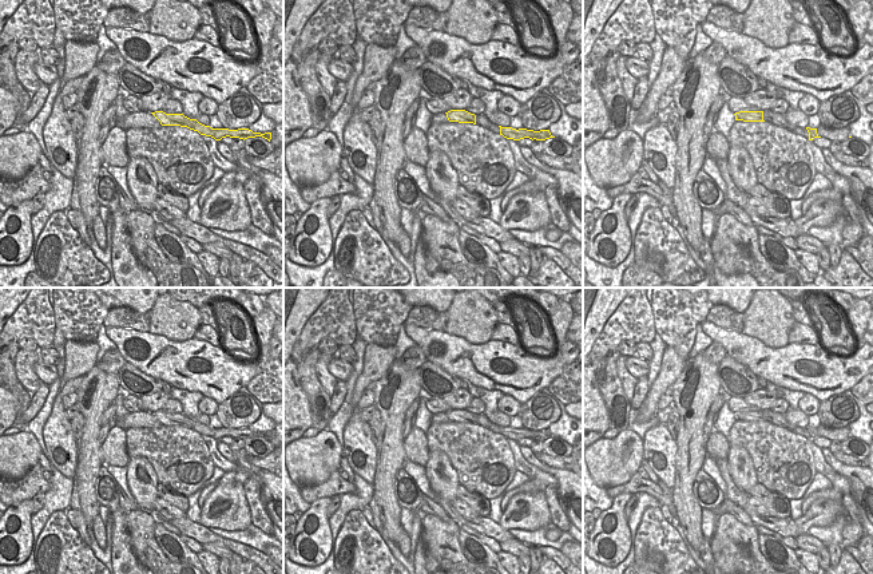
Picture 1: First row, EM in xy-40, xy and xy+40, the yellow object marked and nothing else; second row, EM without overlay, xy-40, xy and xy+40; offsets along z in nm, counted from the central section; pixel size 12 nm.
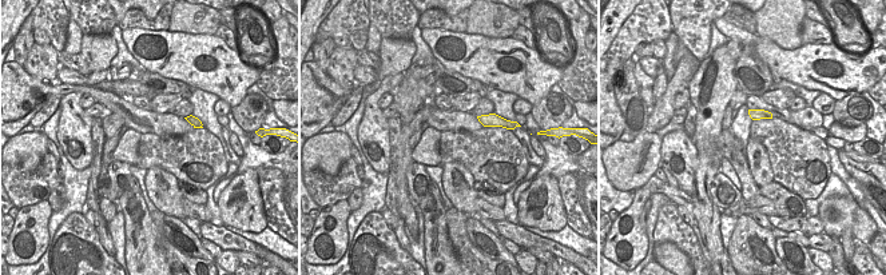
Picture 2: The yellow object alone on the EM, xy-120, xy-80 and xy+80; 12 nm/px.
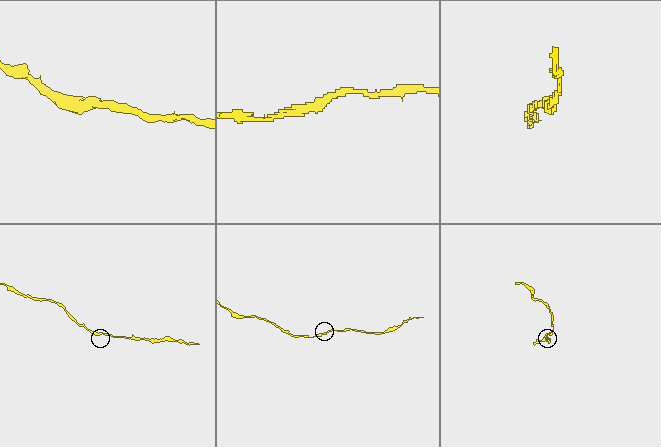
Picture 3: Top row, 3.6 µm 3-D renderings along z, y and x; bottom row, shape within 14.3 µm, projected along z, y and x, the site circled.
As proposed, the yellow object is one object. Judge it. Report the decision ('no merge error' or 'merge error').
merge error

